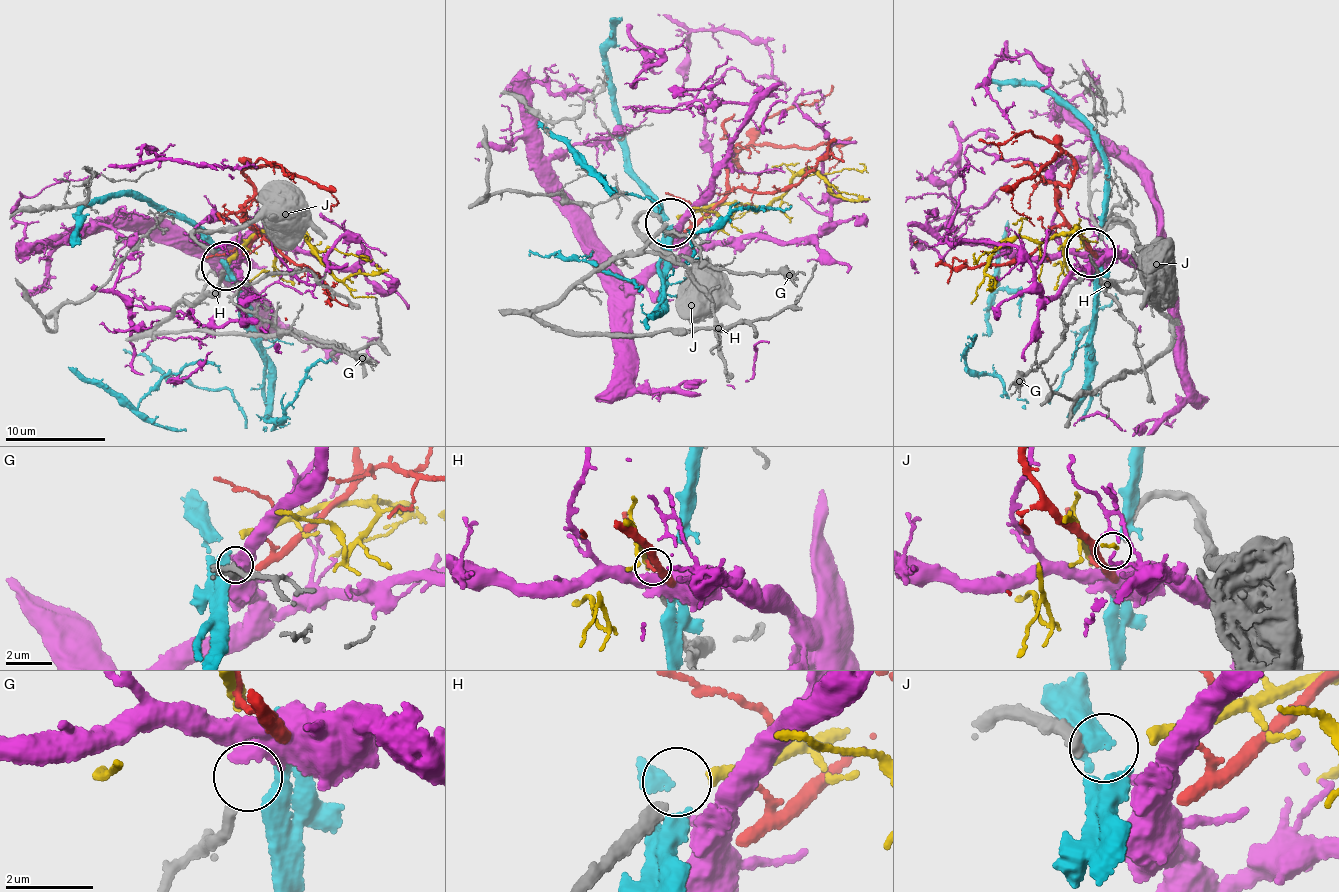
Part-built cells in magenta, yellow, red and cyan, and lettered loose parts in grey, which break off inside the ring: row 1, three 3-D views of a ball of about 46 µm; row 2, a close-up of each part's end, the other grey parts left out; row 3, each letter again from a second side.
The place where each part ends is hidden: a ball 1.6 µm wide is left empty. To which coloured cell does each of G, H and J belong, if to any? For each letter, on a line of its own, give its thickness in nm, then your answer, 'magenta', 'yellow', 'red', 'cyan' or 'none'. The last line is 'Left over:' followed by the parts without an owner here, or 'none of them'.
G: calibre 240 nm; magenta
H: calibre 280 nm; yellow
J: calibre 320 nm; cyan
Left over: none of them

